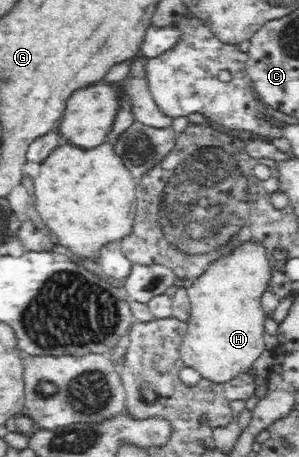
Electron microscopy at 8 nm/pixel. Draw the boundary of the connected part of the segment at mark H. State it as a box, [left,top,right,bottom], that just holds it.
[179,242,270,384]

